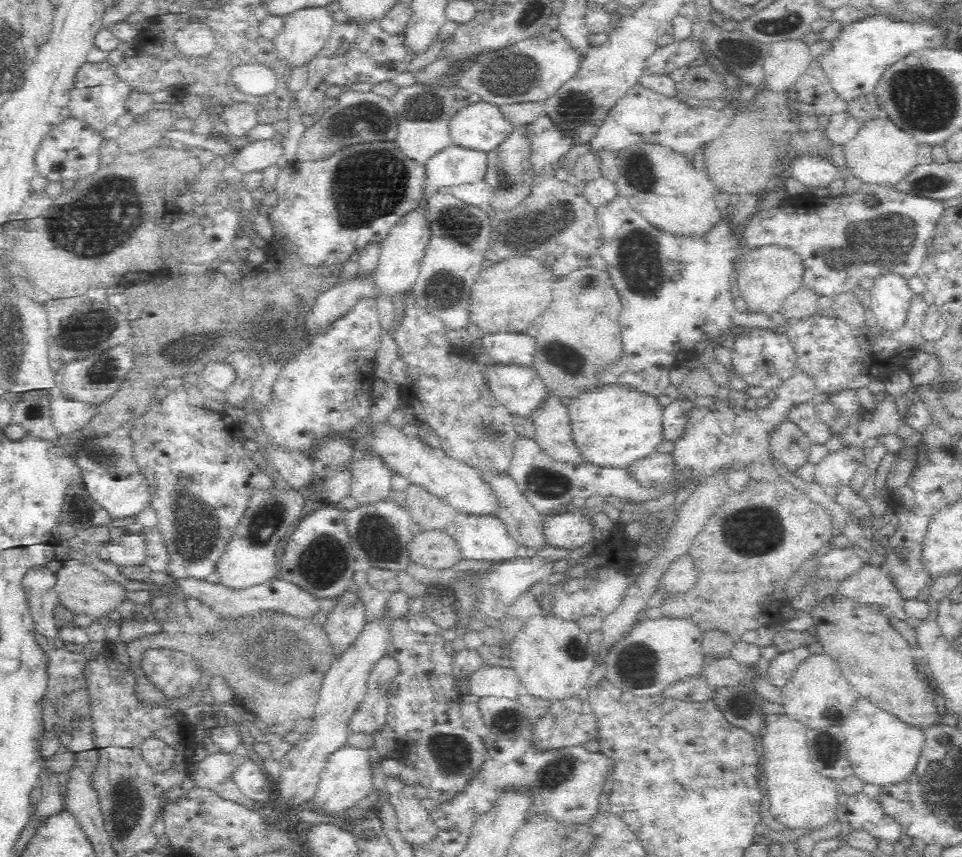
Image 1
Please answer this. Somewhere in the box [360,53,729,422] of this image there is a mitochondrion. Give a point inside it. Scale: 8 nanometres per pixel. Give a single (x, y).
(642, 273)

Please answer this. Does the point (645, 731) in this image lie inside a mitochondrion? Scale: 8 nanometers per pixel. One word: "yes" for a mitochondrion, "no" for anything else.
no

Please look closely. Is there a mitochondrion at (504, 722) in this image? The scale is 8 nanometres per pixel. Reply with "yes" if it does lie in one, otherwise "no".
yes

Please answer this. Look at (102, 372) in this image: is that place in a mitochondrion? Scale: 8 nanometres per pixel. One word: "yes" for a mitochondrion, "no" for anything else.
yes

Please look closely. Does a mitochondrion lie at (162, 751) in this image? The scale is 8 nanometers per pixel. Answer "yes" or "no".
no

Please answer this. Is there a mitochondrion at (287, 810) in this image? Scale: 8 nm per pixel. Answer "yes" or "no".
no

